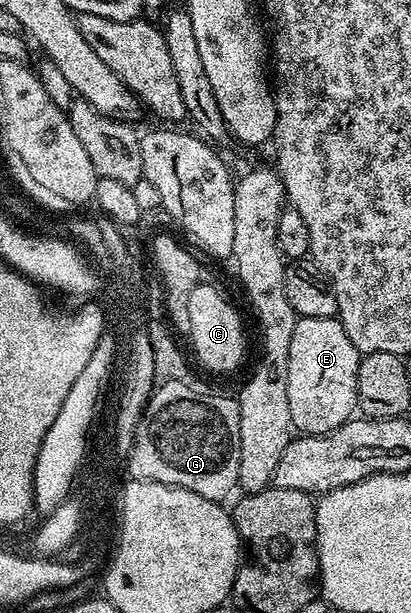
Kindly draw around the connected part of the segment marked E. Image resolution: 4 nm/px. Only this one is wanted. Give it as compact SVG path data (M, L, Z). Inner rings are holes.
M297 317L294 324L294 336L290 336L290 364L288 365L286 396L290 400L292 425L301 435L329 434L331 430L338 428L357 413L356 393L361 357L360 351L354 348L350 336L346 336L339 317Z

